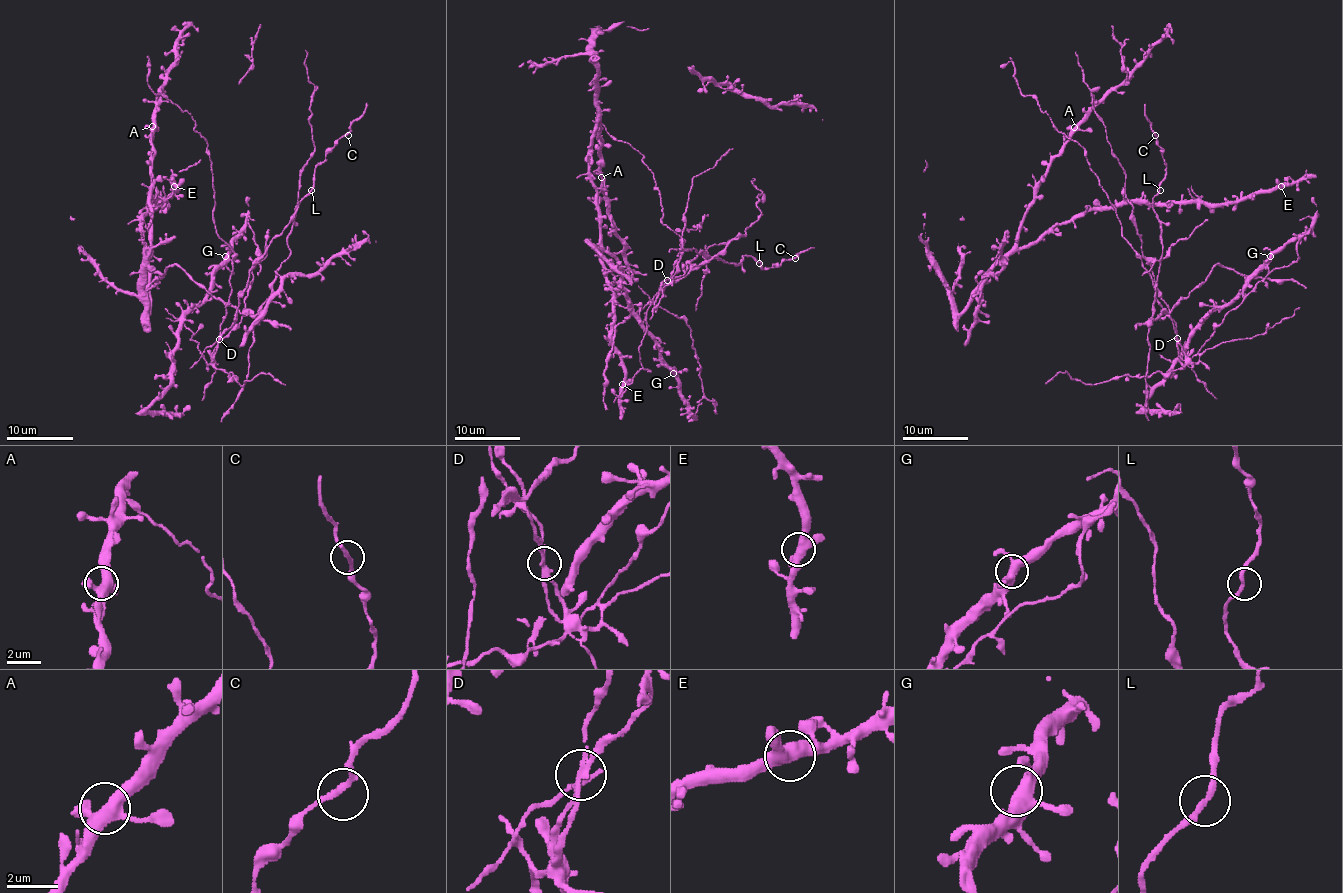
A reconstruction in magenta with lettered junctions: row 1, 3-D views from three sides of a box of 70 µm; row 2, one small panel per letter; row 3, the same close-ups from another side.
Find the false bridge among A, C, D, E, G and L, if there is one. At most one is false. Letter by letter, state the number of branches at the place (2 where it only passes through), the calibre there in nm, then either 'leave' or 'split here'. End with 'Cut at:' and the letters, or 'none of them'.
A: 4 branches meet; 440 nm thick; leave
C: 2 branches meet; 220 nm thick; leave
D: 4 branches meet; 190 nm thick; split here
E: 4 branches meet; 440 nm thick; leave
G: 4 branches meet; 440 nm thick; leave
L: 2 branches meet; 220 nm thick; leave
Cut at: D

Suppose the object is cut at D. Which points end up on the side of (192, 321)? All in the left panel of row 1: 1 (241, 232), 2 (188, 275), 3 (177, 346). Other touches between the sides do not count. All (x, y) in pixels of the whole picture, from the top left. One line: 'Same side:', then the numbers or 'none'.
Same side: 1, 3

